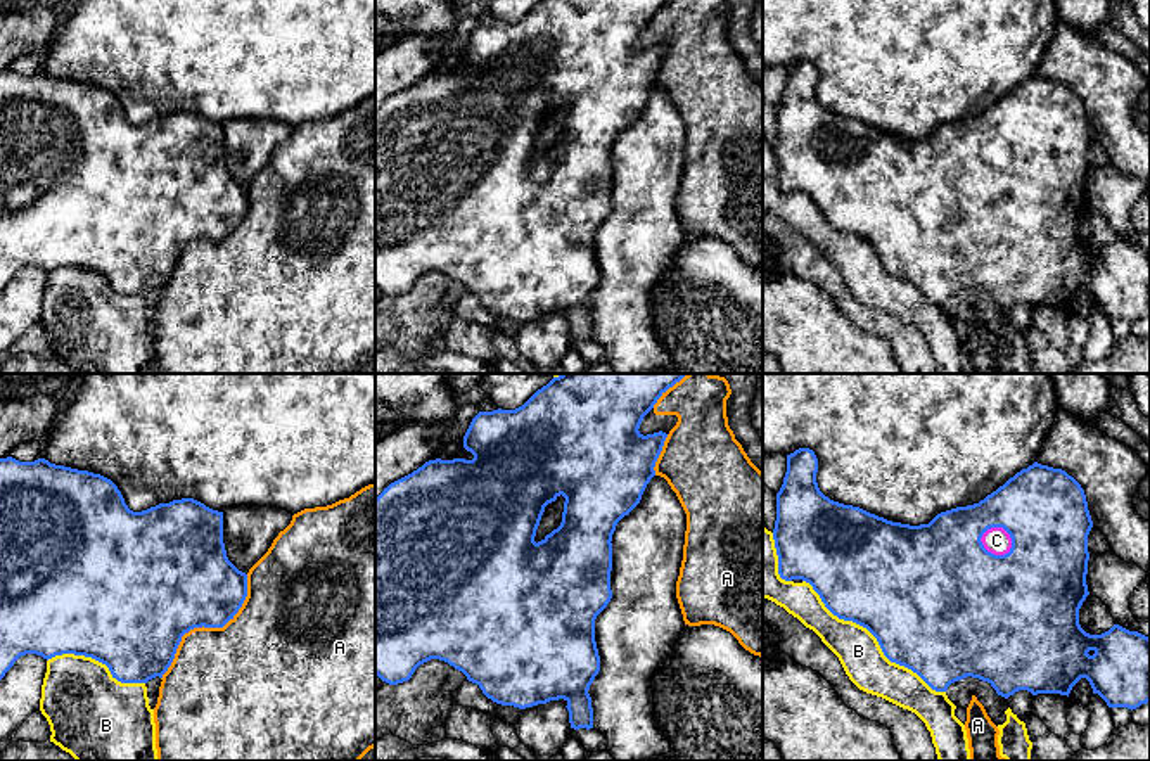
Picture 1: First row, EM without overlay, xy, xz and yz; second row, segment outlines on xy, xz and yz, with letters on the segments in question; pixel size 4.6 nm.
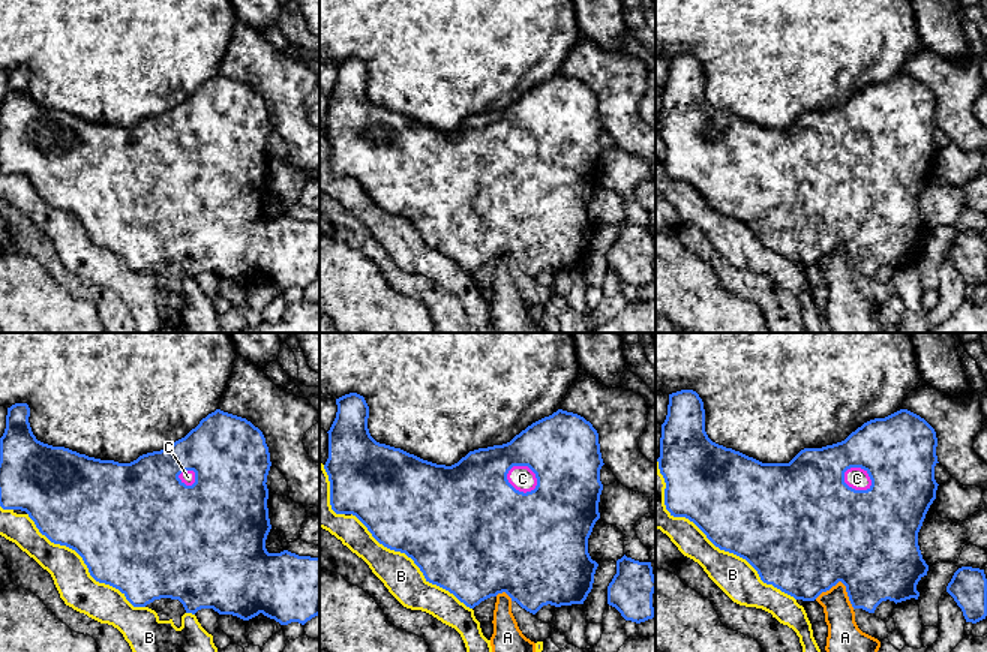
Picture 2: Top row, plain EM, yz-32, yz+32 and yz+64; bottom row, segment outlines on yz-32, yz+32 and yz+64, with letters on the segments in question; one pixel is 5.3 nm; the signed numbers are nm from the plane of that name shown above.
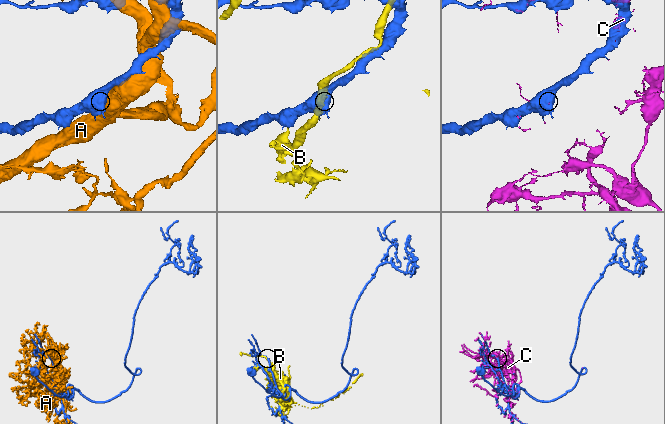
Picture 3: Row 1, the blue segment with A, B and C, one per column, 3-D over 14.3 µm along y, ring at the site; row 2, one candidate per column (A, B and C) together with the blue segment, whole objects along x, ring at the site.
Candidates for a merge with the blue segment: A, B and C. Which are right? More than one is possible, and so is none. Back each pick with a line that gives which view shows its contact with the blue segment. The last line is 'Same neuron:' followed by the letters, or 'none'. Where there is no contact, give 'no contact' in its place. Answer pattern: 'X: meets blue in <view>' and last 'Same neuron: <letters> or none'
C: meets blue in yz
Same neuron: C

